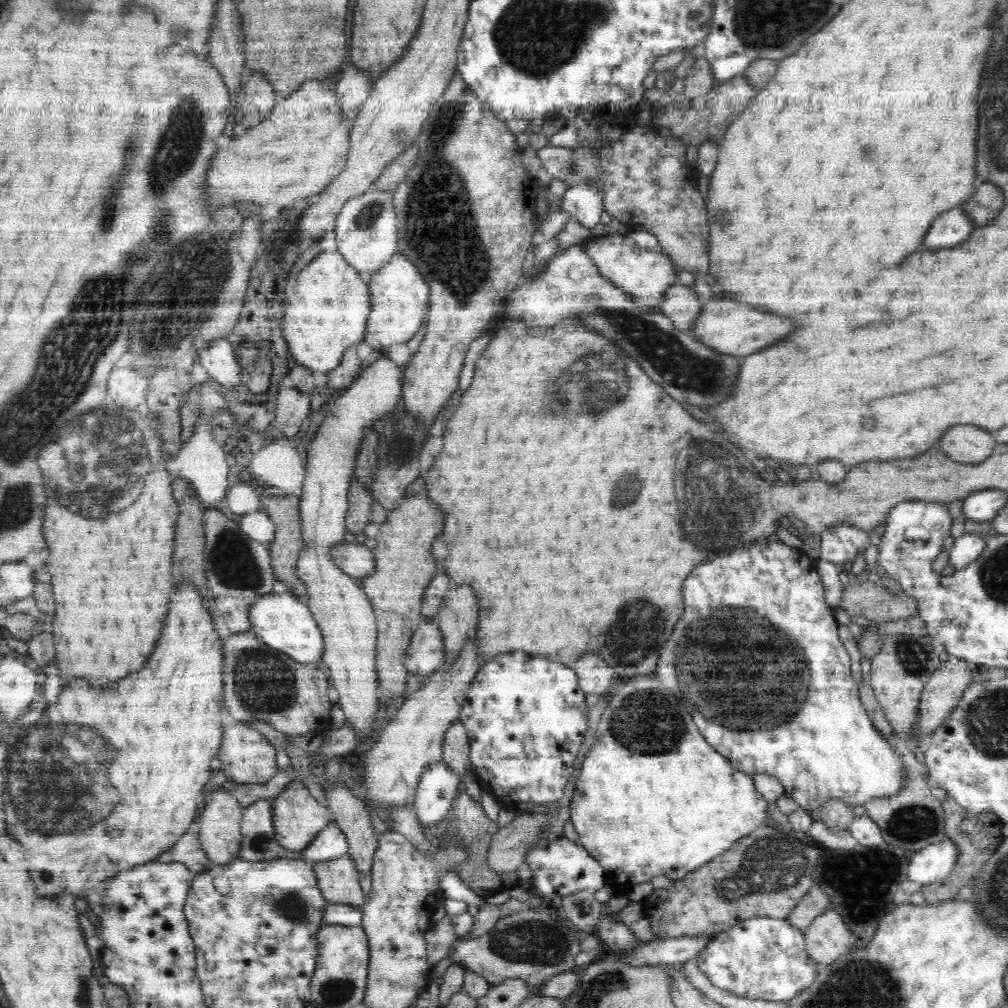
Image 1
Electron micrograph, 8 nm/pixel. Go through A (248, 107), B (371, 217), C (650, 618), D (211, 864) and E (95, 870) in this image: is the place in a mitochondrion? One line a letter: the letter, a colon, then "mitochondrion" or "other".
A: other
B: mitochondrion
C: mitochondrion
D: other
E: other

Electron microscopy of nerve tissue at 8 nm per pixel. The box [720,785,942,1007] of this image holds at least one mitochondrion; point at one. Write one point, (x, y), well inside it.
(867, 864)

